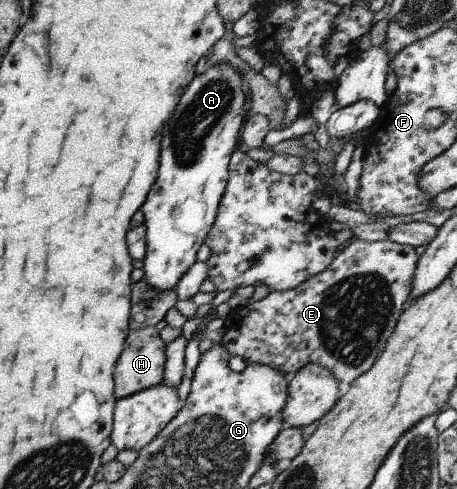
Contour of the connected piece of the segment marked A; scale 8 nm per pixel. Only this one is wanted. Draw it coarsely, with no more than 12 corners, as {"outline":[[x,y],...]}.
{"outline":[[228,64],[193,78],[143,204],[148,291],[196,262],[248,117]]}

